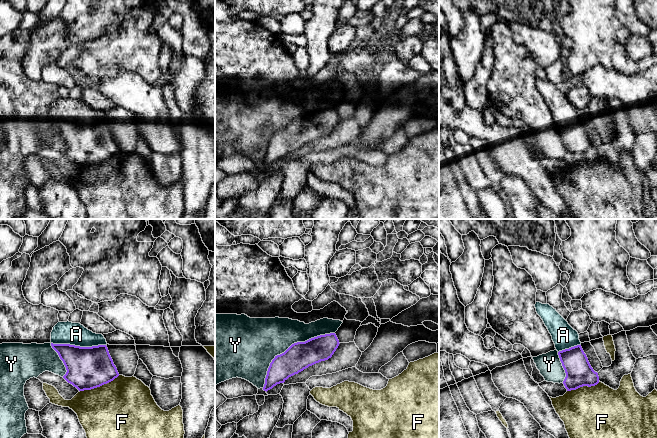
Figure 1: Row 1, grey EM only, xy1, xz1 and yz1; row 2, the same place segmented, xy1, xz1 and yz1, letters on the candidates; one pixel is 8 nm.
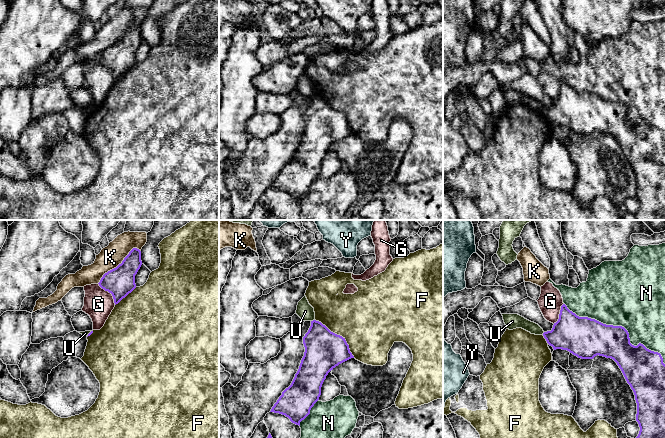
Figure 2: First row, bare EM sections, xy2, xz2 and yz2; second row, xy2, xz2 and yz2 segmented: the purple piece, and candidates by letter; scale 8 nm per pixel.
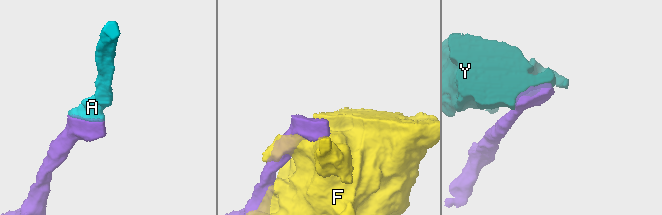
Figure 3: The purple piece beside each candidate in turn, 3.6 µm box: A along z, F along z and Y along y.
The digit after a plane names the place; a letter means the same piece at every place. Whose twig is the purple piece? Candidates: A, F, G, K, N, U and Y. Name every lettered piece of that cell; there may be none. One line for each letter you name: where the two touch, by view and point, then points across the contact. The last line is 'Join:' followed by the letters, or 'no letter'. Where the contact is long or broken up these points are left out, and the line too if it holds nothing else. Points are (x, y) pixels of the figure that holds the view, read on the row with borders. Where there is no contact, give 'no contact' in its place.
A: xy1 (78, 346)
Join: A

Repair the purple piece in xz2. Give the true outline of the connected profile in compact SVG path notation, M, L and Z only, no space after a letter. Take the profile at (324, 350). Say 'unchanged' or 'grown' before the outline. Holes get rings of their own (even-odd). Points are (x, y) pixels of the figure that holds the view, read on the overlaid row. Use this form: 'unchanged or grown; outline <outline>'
unchanged; outline M313 320L308 332L303 337L304 356L291 385L286 388L270 412L285 415L290 421L300 426L300 422L309 414L319 400L321 387L328 373L339 364L354 358L345 338L331 332L321 322Z

